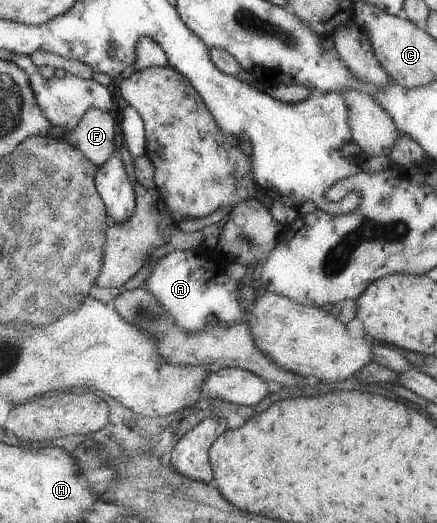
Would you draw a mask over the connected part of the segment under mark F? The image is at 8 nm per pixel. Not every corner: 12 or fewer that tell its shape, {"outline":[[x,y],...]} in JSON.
{"outline":[[87,109],[62,136],[96,167],[118,150],[107,111]]}

